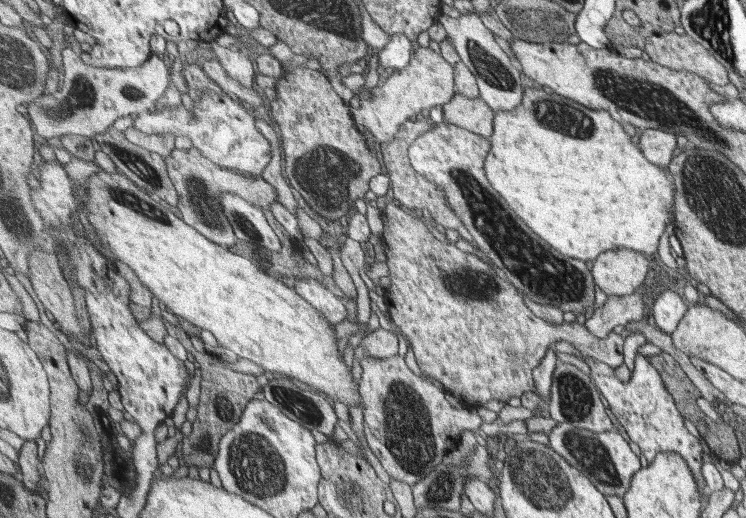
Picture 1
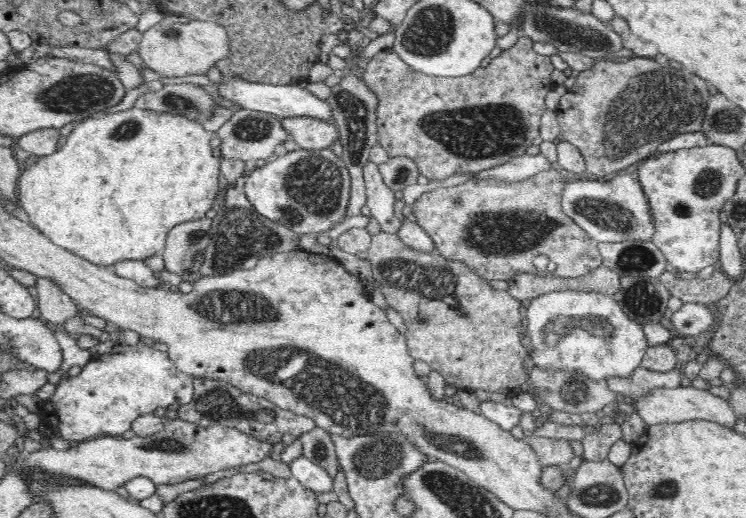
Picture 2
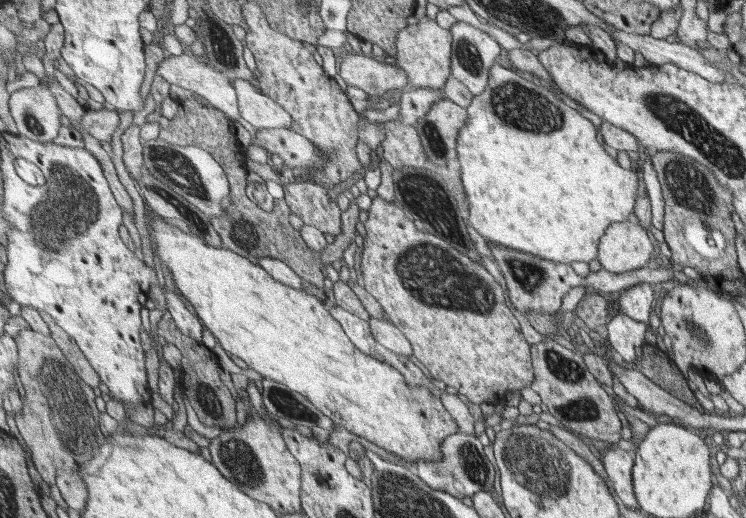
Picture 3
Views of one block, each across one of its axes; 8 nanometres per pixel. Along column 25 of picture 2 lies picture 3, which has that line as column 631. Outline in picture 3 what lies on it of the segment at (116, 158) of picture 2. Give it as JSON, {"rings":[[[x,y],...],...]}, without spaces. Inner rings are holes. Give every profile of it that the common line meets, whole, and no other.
{"rings":[[[502,64],[493,65],[489,75],[489,87],[483,93],[474,95],[470,105],[467,107],[469,119],[465,127],[461,127],[459,137],[457,137],[457,152],[459,152],[459,162],[463,170],[463,184],[467,192],[467,202],[469,210],[468,221],[470,225],[487,242],[497,242],[505,244],[507,248],[517,248],[521,252],[533,252],[535,256],[541,256],[545,260],[556,263],[570,262],[591,262],[598,259],[602,239],[606,236],[608,228],[613,223],[624,223],[634,220],[634,212],[637,203],[637,167],[629,169],[621,168],[617,158],[612,158],[605,152],[605,148],[599,144],[597,134],[600,129],[593,126],[591,120],[580,114],[580,110],[572,109],[565,102],[555,98],[551,91],[538,84],[536,80],[525,80],[514,70],[505,68]]]}

